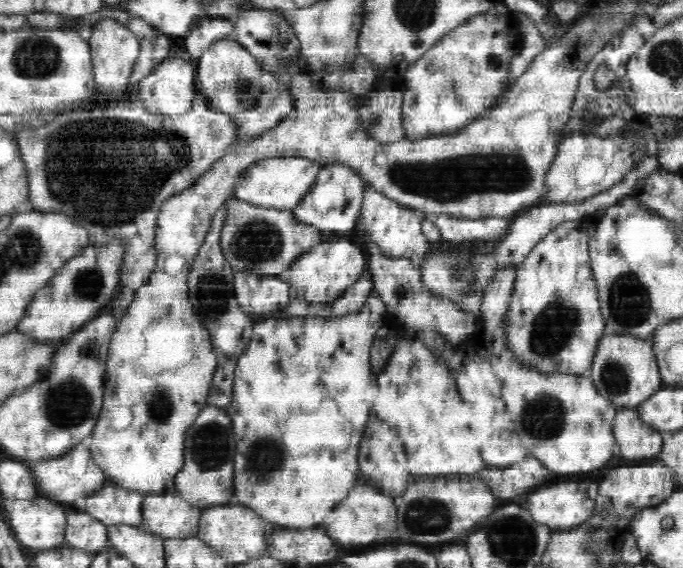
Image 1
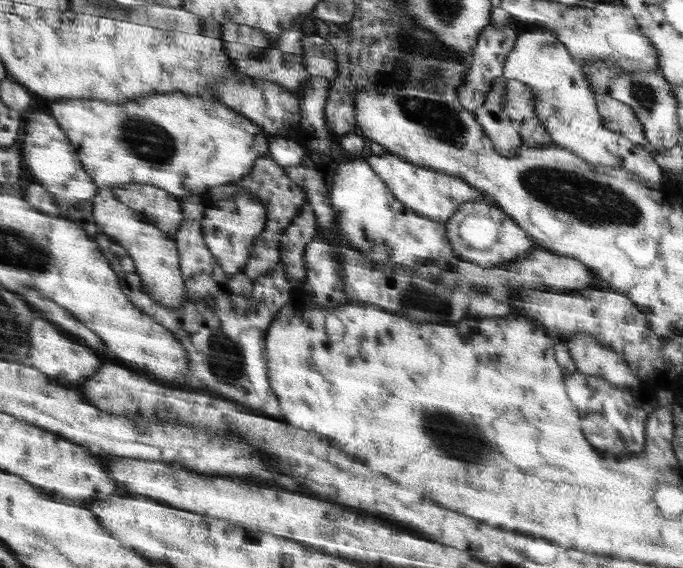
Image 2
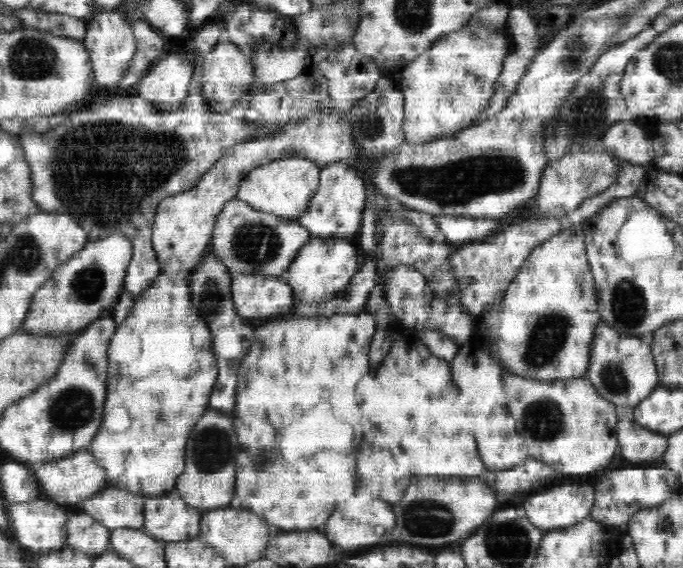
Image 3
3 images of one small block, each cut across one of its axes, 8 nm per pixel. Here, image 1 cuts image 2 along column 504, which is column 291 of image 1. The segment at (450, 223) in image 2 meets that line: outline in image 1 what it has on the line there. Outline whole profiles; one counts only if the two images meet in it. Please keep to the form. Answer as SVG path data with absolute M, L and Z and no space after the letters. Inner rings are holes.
M244 200L228 202L228 208L220 231L219 245L226 262L234 272L246 272L258 277L268 274L284 274L290 265L306 251L324 243L322 232L318 234L296 234L308 226L292 218L292 211L252 205Z

